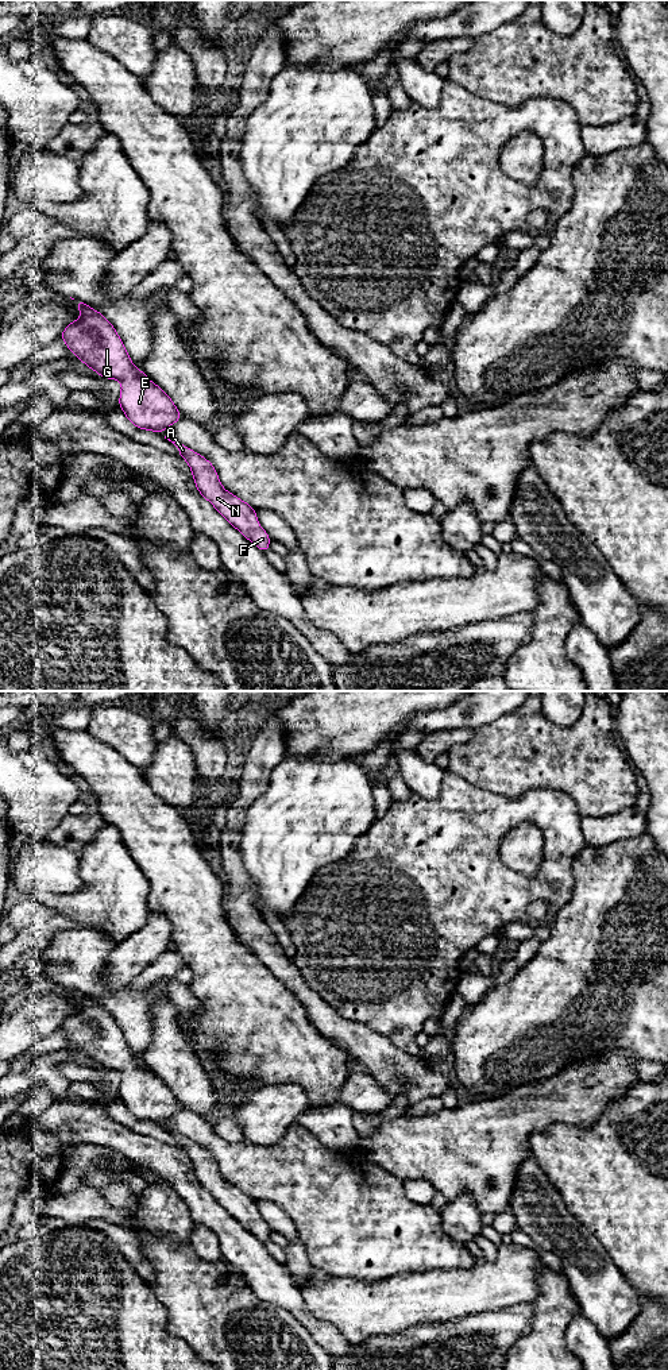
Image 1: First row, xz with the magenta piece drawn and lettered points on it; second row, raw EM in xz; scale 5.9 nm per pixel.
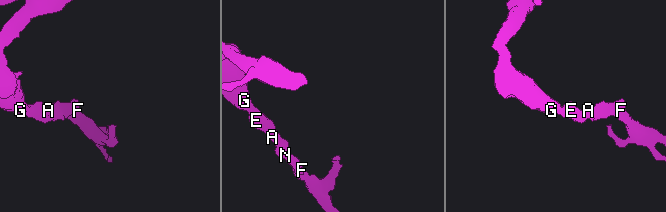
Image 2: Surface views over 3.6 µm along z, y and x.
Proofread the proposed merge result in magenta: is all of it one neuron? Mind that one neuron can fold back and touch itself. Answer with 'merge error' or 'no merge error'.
no merge error

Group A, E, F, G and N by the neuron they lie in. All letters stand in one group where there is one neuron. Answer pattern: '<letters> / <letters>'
A E F G N

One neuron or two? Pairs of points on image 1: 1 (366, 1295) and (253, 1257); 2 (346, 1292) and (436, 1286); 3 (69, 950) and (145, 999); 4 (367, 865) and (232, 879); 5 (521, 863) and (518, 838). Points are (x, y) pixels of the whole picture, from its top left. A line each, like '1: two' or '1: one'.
1: two
2: one
3: one
4: two
5: one

